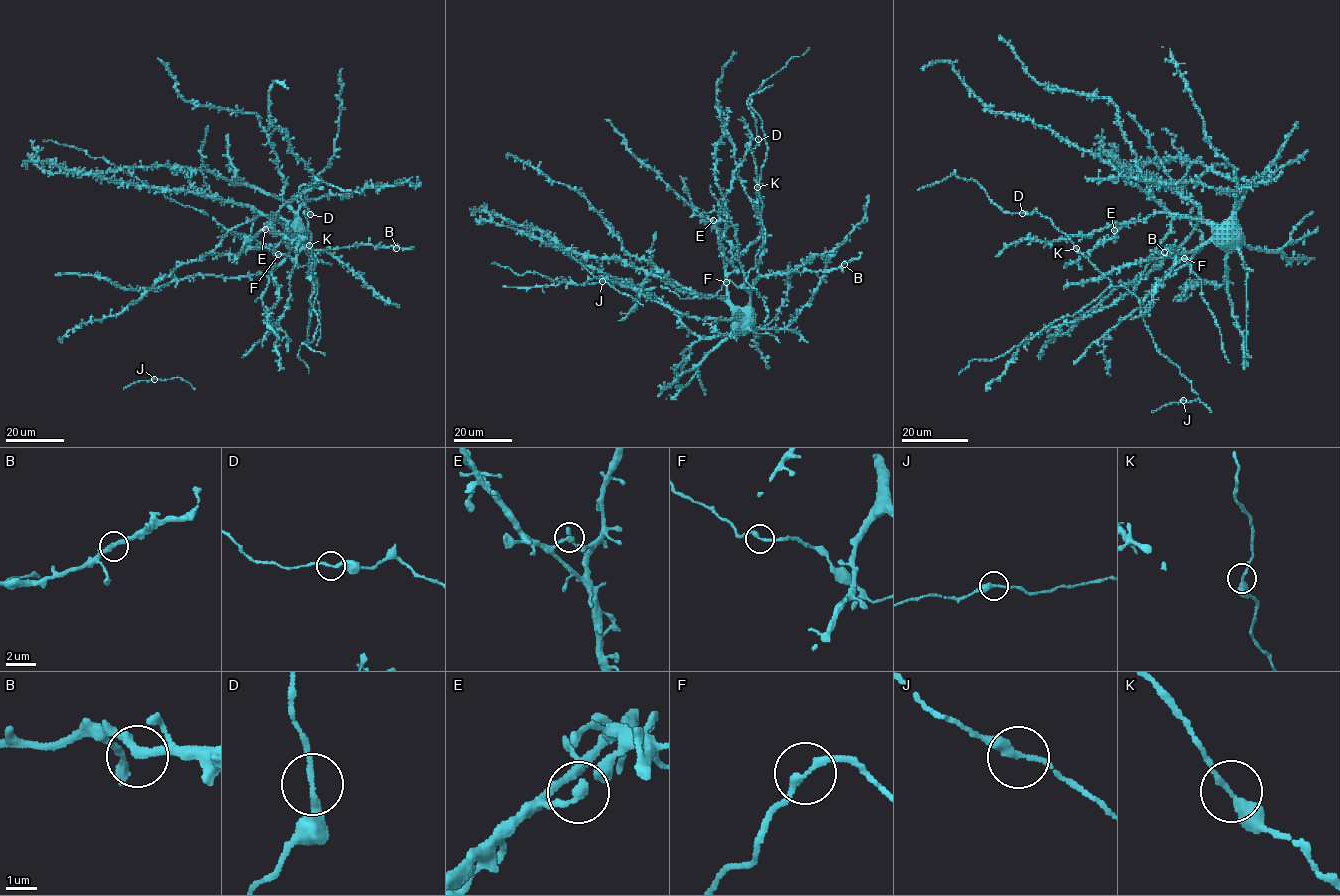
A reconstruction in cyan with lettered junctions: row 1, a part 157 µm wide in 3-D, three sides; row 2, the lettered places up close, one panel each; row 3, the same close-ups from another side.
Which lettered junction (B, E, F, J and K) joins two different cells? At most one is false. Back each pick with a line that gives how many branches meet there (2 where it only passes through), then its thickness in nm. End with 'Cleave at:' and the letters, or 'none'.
Cleave at: none

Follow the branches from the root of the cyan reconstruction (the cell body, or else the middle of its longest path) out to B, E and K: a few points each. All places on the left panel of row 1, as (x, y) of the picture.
B: (296, 231), (301, 236), (302, 245), (311, 250), (356, 244), (396, 248)
E: (296, 231), (277, 214), (265, 229)
K: (296, 231), (301, 236), (302, 245), (315, 256), (313, 270), (315, 261), (309, 245)

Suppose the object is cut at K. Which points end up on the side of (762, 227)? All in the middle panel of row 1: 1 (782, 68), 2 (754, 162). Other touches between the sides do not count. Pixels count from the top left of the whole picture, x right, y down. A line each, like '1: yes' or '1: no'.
1: no
2: no

